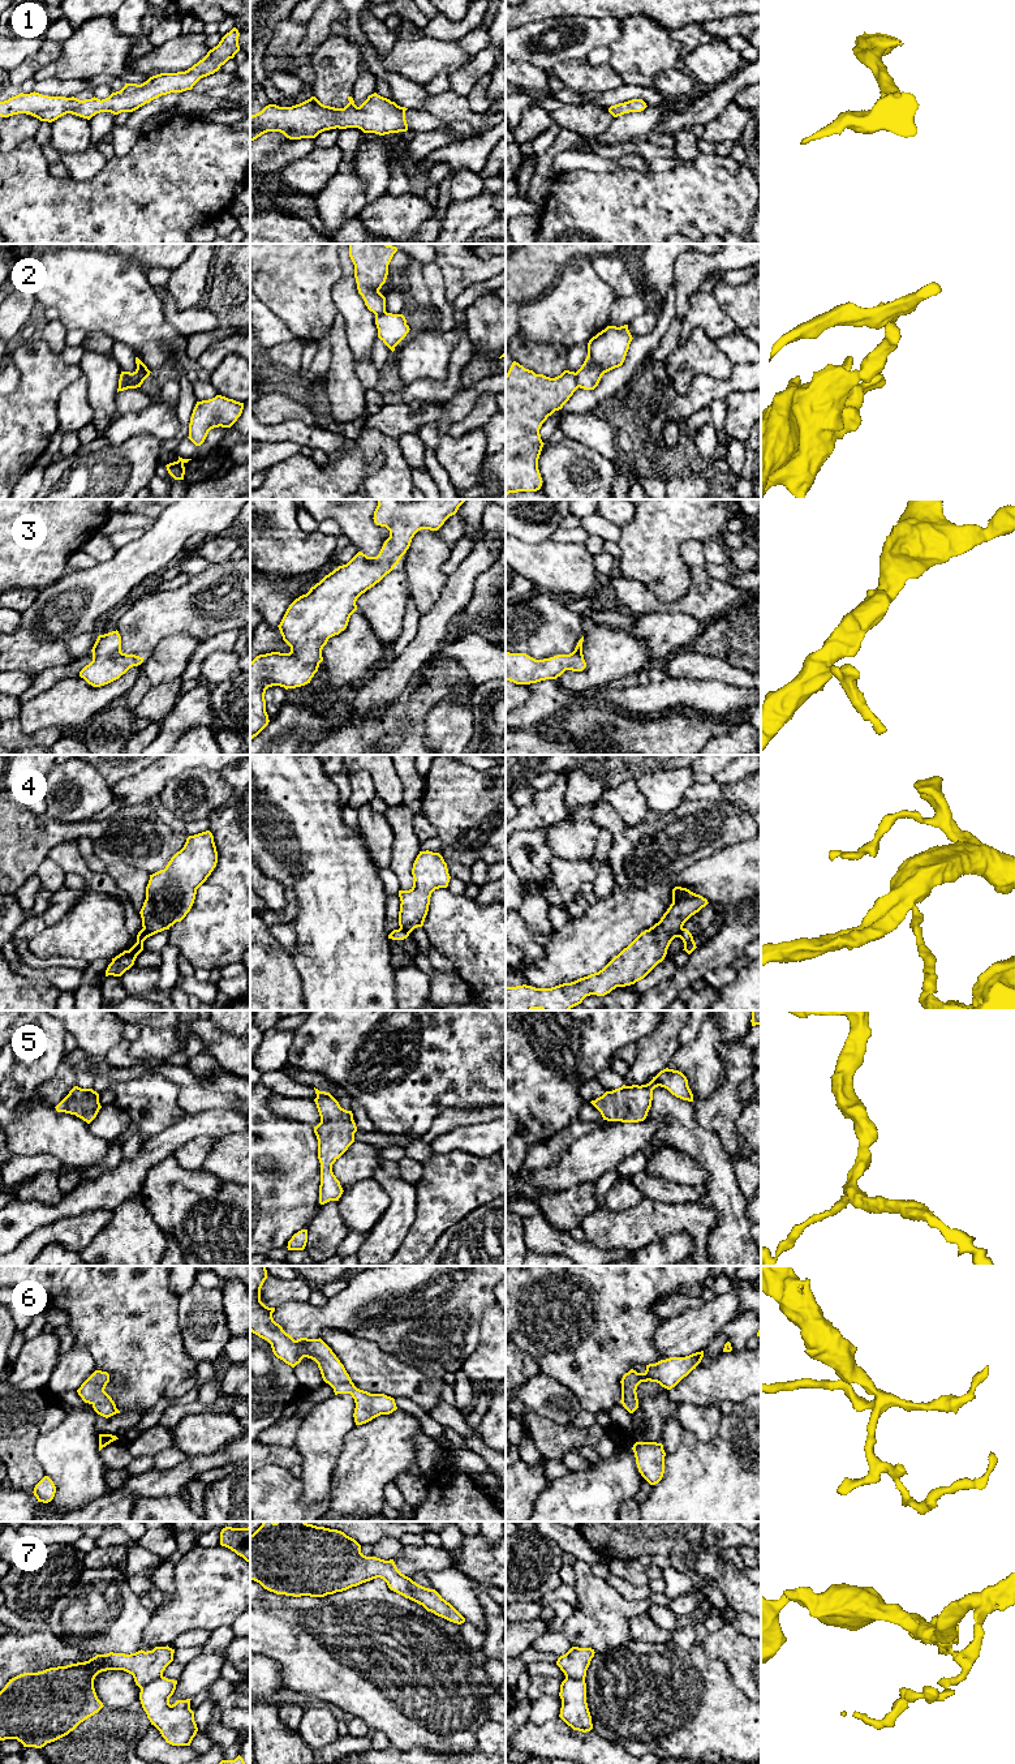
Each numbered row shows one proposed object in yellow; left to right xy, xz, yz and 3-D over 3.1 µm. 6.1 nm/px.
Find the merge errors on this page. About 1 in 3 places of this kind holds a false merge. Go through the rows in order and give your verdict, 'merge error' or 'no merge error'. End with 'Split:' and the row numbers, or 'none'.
1: no merge error
2: merge error
3: no merge error
4: merge error
5: no merge error
6: no merge error
7: merge error
Split: 2, 4, 7

